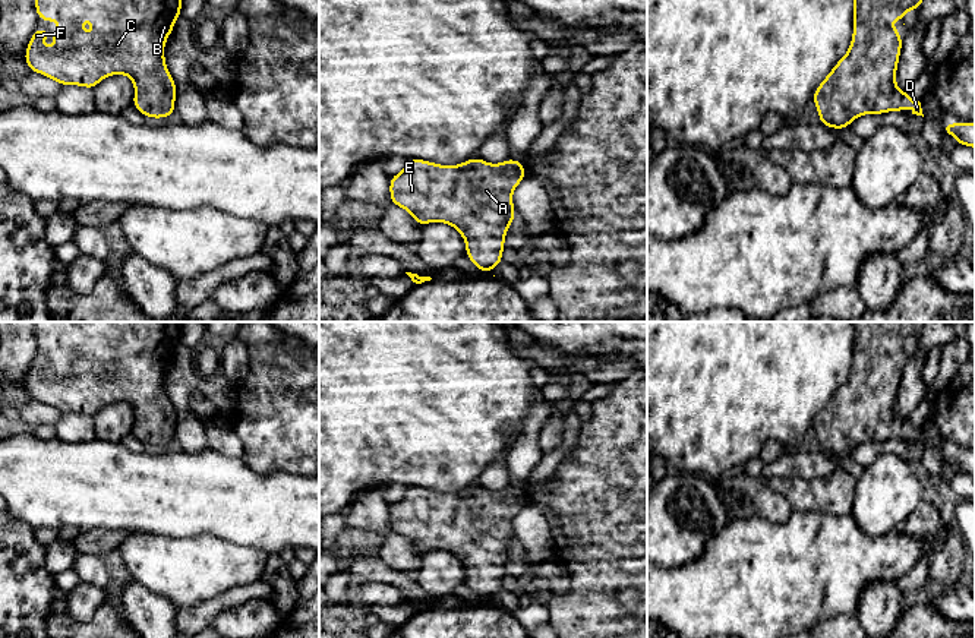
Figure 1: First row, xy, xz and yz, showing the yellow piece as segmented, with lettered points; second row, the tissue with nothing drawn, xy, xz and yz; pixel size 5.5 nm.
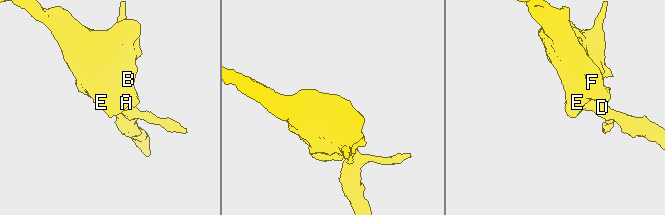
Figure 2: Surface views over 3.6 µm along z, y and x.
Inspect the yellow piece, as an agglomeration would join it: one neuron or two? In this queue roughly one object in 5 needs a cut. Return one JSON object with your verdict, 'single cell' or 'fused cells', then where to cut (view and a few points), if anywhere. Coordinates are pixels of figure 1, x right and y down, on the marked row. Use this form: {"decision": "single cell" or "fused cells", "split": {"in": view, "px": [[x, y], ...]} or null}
{"decision": "single cell", "split": null}

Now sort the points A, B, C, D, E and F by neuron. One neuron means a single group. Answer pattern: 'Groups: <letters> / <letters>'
Groups: A B C D E F

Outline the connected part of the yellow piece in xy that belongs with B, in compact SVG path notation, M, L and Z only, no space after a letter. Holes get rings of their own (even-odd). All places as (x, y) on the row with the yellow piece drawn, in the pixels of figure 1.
M35 0L35 13L41 20L59 20L60 28L57 32L53 32L50 29L42 31L41 28L35 28L35 31L31 35L29 44L25 48L25 64L28 66L29 70L37 72L42 76L47 76L50 79L54 79L61 86L78 85L78 86L83 86L89 89L94 89L107 76L126 75L133 80L133 86L135 86L135 95L133 95L132 105L138 111L141 111L143 117L165 119L165 117L170 117L173 113L176 113L174 102L176 102L177 86L165 66L164 45L165 45L167 38L171 35L171 31L176 25L177 18L182 15L182 0ZM79 20L94 20L95 22L95 26L91 31L91 35L88 38L83 37L83 32L88 29L83 26L79 26L78 25ZM51 35L56 37L59 44L41 47L40 42L45 37L51 37Z

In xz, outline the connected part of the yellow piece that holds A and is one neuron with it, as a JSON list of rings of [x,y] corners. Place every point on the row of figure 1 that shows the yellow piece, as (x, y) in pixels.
[[[477,157],[457,165],[408,158],[406,167],[389,179],[389,196],[391,203],[408,211],[420,227],[429,222],[452,225],[464,237],[466,256],[485,274],[504,260],[504,236],[515,219],[512,192],[524,177],[524,162],[512,158],[490,164]]]

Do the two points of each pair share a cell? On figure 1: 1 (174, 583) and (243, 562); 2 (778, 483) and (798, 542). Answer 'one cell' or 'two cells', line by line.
1: one cell
2: two cells

